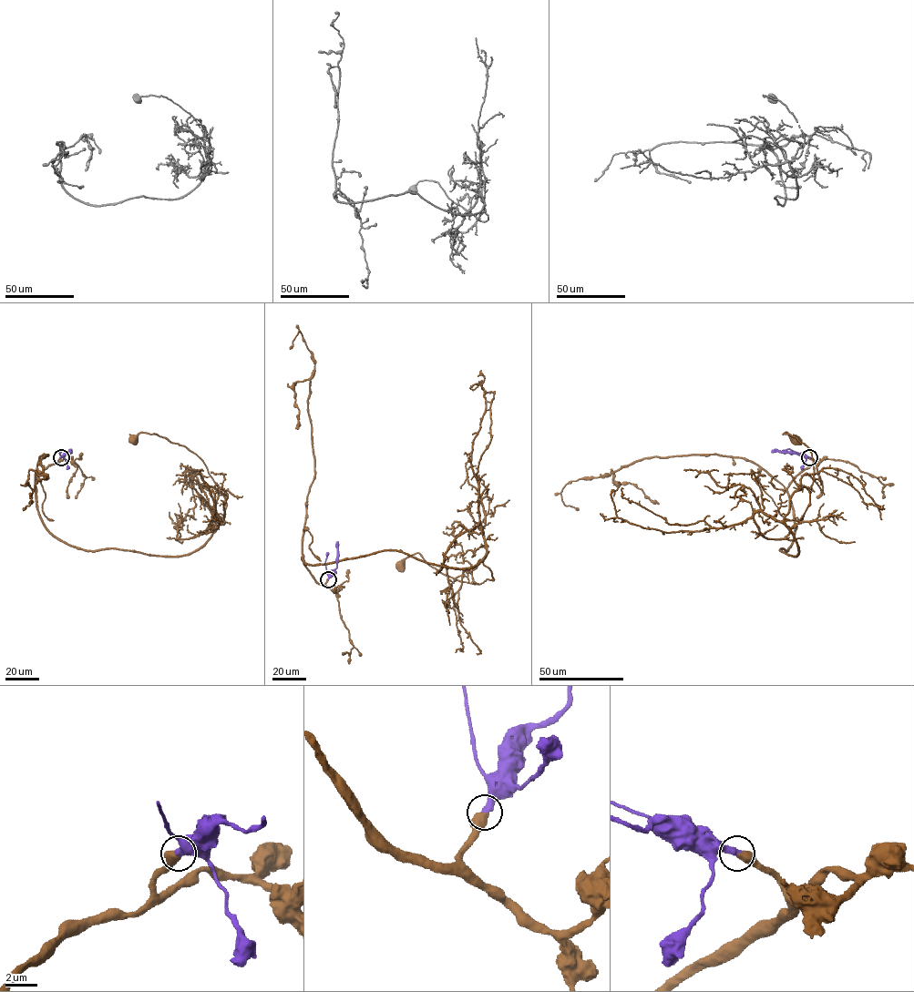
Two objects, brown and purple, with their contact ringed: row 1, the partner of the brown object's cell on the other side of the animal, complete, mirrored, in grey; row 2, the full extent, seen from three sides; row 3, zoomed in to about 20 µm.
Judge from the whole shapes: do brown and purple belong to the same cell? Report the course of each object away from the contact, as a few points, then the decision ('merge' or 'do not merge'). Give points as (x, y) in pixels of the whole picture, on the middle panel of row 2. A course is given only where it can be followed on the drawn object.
course brown (327, 578), (302, 557), (394, 550), (469, 568), (486, 555), (493, 579), (455, 580), (418, 553), (400, 566); course purple (327, 578), (336, 567), (338, 541); merge

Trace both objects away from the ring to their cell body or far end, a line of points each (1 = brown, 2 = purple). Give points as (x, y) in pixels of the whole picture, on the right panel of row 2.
1: (808, 457), (787, 489), (793, 556), (785, 522), (814, 465), (795, 441)
2: (808, 457), (771, 452)

